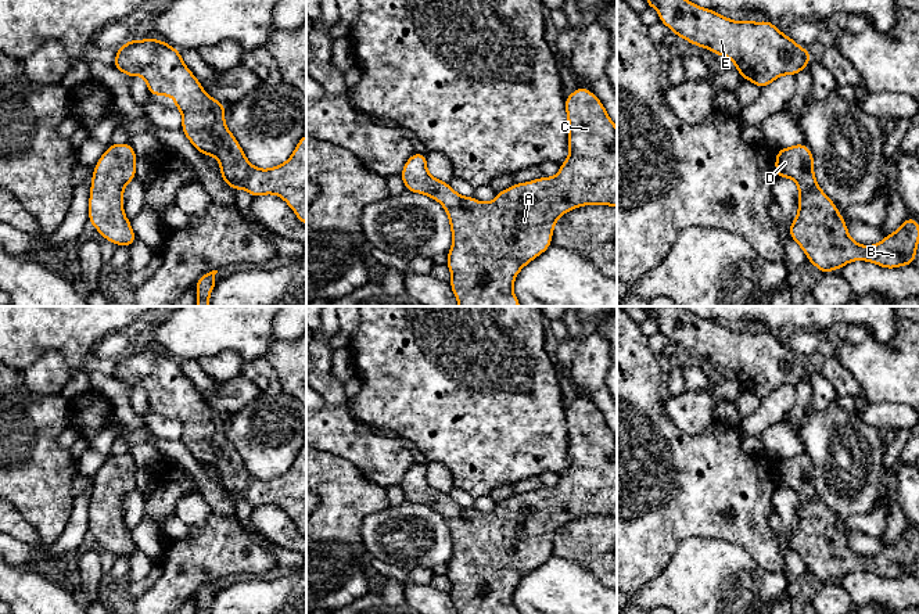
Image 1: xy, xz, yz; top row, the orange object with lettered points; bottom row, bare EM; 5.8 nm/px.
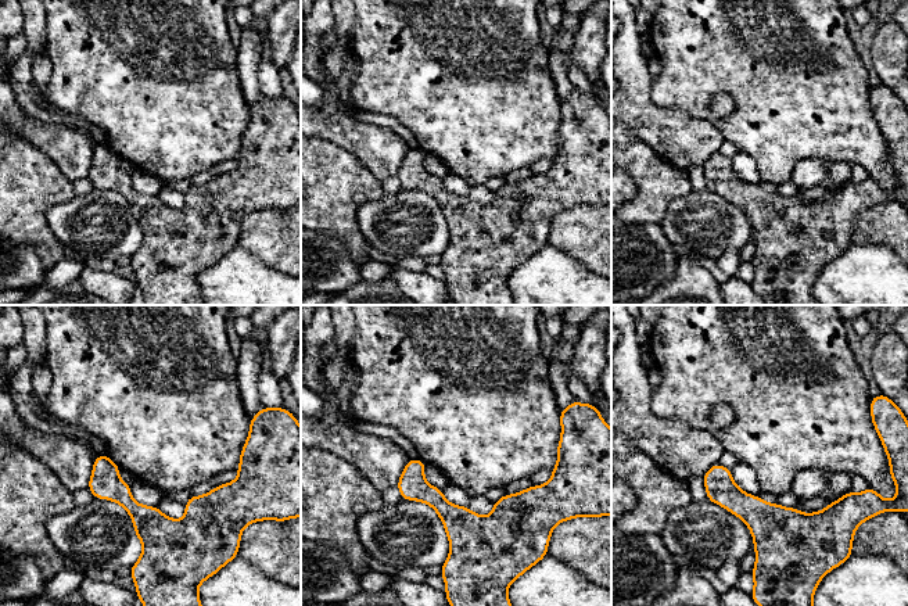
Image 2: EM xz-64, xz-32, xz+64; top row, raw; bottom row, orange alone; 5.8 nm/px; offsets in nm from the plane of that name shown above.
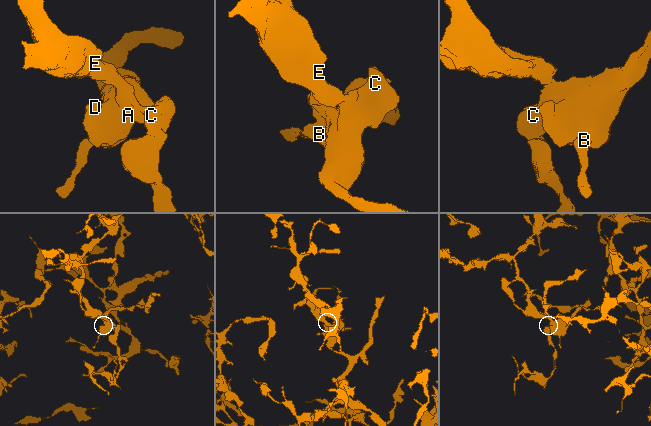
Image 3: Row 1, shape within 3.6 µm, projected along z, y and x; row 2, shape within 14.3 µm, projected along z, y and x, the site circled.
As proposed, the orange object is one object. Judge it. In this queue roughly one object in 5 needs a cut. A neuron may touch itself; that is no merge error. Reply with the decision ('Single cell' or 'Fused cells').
Single cell

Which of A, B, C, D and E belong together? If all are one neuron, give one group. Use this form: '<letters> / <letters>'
A B C D E

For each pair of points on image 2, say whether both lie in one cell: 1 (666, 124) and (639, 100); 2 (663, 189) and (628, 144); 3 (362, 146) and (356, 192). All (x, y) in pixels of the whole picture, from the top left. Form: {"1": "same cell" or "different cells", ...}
{"1": "same cell", "2": "same cell", "3": "different cells"}

